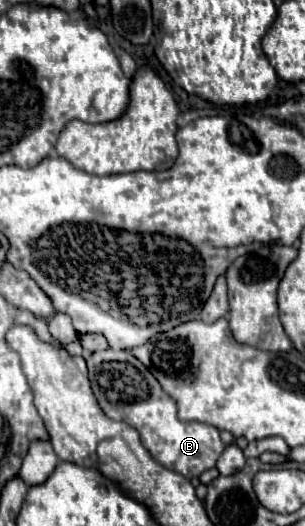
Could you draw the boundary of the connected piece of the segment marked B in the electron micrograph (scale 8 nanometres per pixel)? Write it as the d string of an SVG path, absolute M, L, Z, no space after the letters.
M105 349L95 351L87 359L87 367L91 389L105 415L133 425L141 433L141 439L149 453L163 467L173 469L187 479L199 477L203 471L215 467L217 457L225 449L223 441L219 439L219 431L205 423L179 421L175 401L161 389L157 379L139 359L135 359L127 351Z

